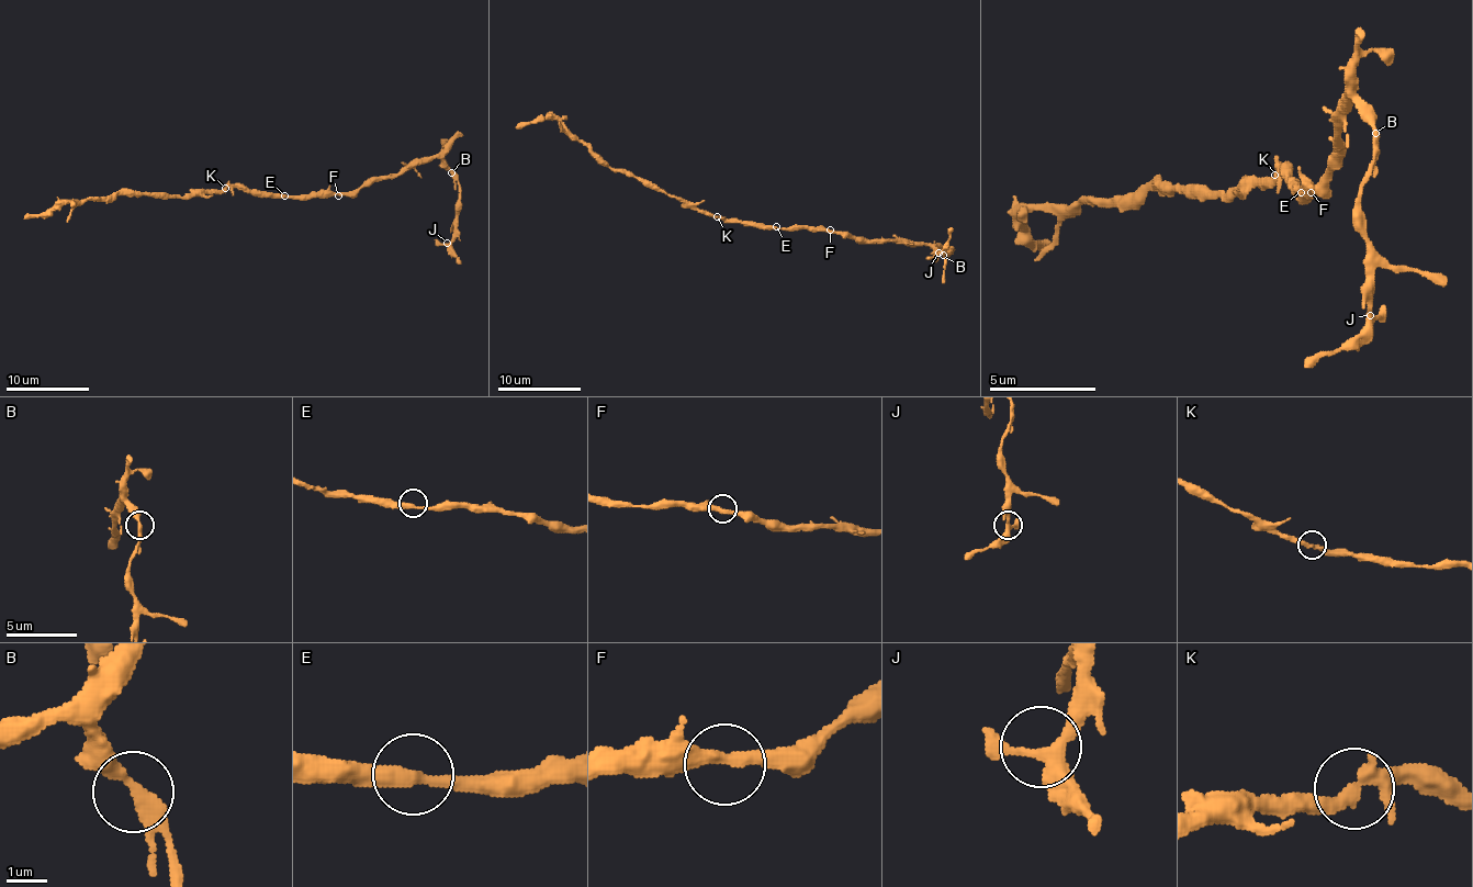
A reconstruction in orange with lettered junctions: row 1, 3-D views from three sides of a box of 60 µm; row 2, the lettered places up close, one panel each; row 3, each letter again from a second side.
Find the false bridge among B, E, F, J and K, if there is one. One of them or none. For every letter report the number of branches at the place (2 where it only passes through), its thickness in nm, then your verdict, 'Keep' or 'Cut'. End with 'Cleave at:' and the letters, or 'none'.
B: Branches: 2. Thickness 320 nm. Keep
E: Branches: 2. Thickness 340 nm. Keep
F: Branches: 2. Thickness 320 nm. Keep
J: Branches: 3. Thickness 280 nm. Keep
K: Branches: 3. Thickness 280 nm. Keep
Cleave at: none

